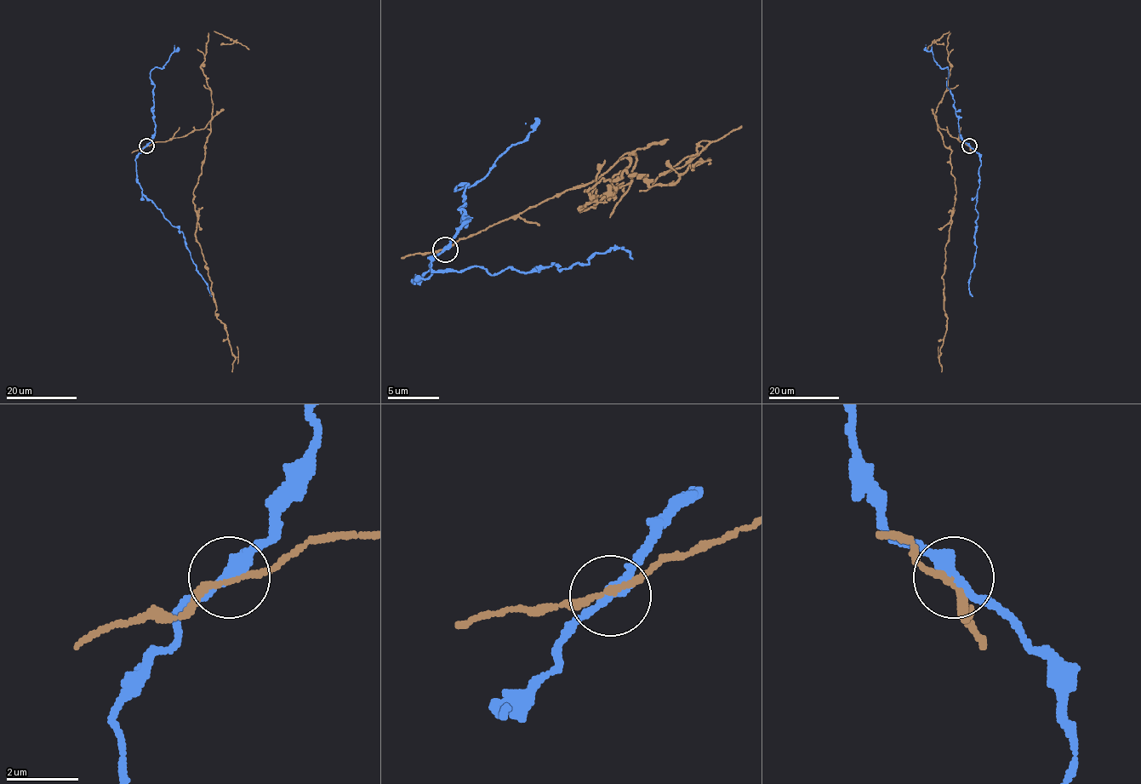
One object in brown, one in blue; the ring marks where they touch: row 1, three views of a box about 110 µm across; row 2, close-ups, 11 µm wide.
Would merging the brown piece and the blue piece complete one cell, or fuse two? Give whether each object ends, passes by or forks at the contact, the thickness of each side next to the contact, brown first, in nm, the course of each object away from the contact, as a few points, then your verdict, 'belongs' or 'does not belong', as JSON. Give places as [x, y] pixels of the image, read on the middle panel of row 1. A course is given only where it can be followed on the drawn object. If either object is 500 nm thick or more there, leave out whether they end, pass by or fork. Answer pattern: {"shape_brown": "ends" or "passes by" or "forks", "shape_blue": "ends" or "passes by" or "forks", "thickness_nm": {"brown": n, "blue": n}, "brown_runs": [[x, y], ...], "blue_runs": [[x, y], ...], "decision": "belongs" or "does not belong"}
{"shape_brown": "passes by", "shape_blue": "passes by", "thickness_nm": {"brown": 160, "blue": 320}, "brown_runs": [[444, 250], [592, 183], [625, 152], [613, 198], [579, 212], [600, 178], [625, 170], [670, 185], [693, 168]], "blue_runs": [[444, 250], [413, 283], [434, 271], [480, 266], [490, 276], [508, 268], [559, 271], [618, 248], [633, 260]], "decision": "does not belong"}

